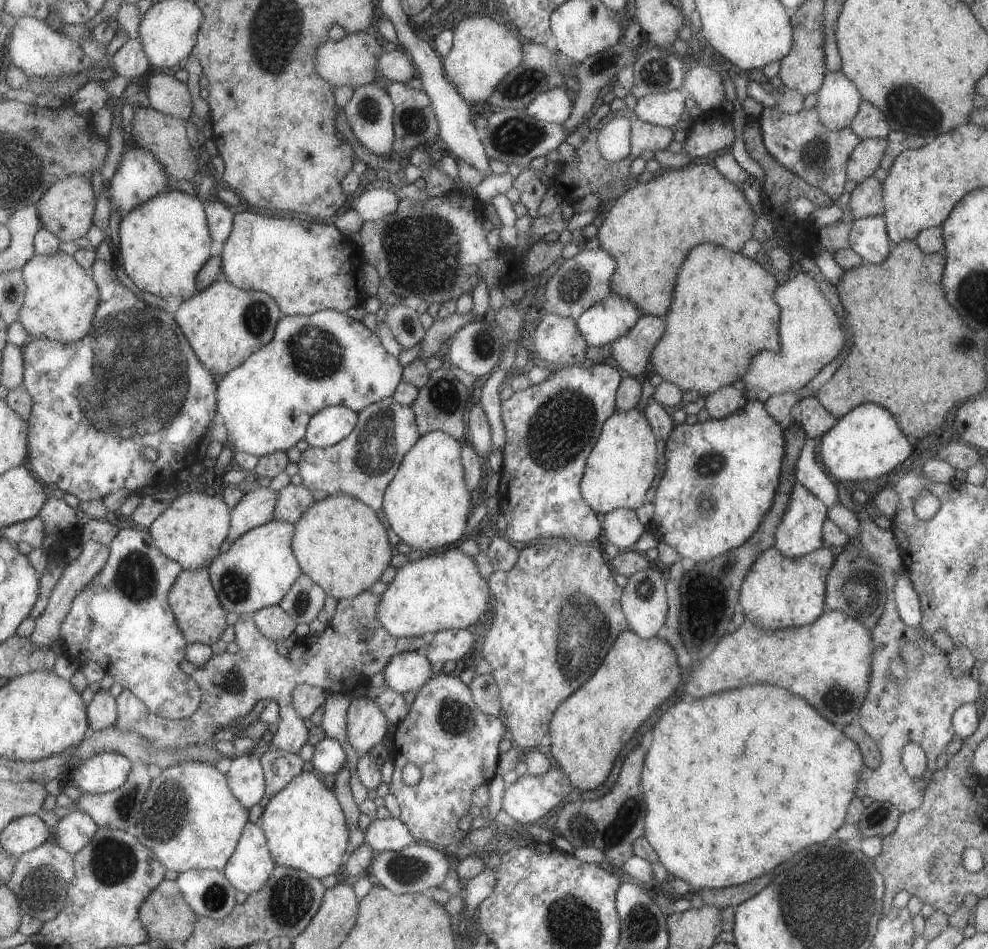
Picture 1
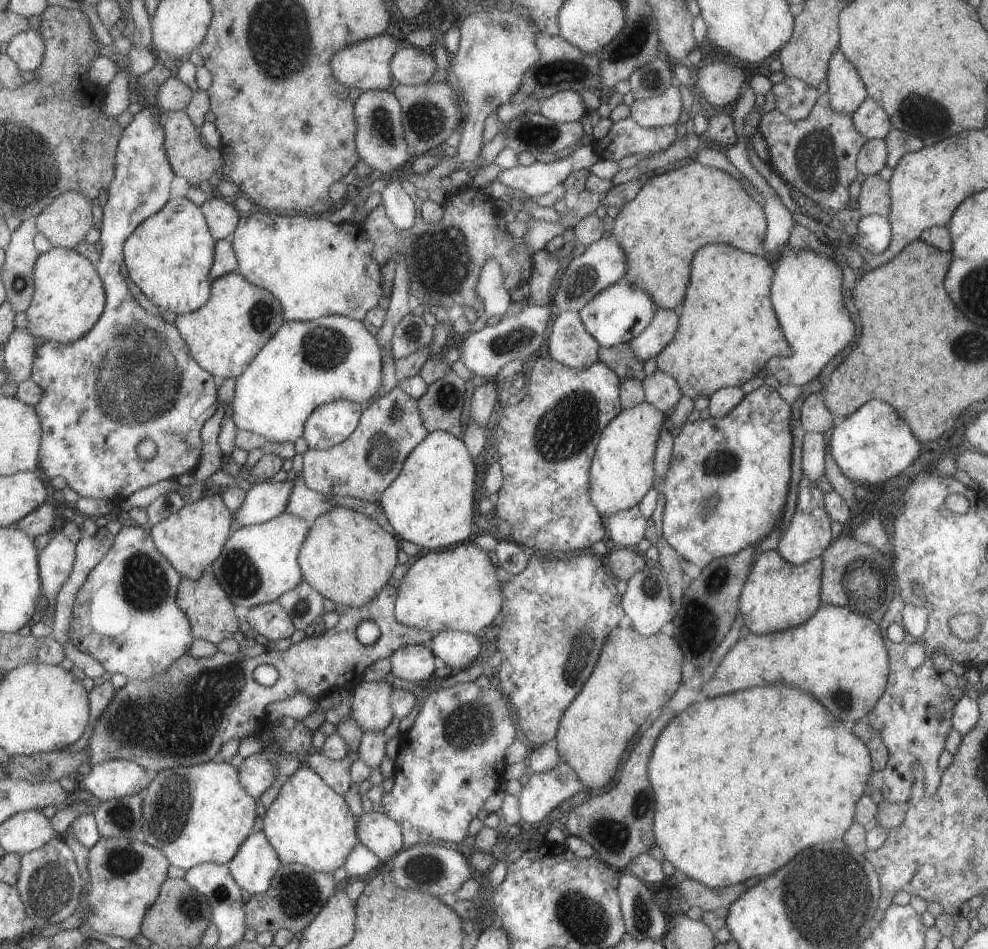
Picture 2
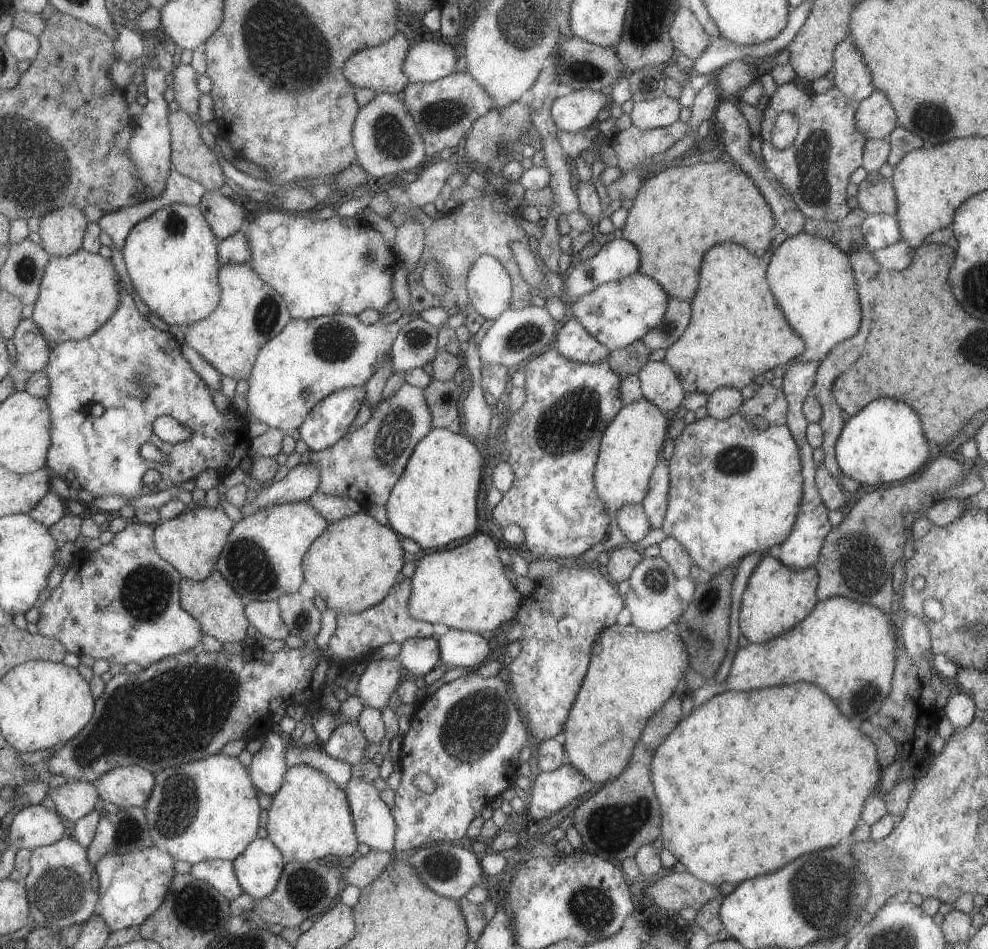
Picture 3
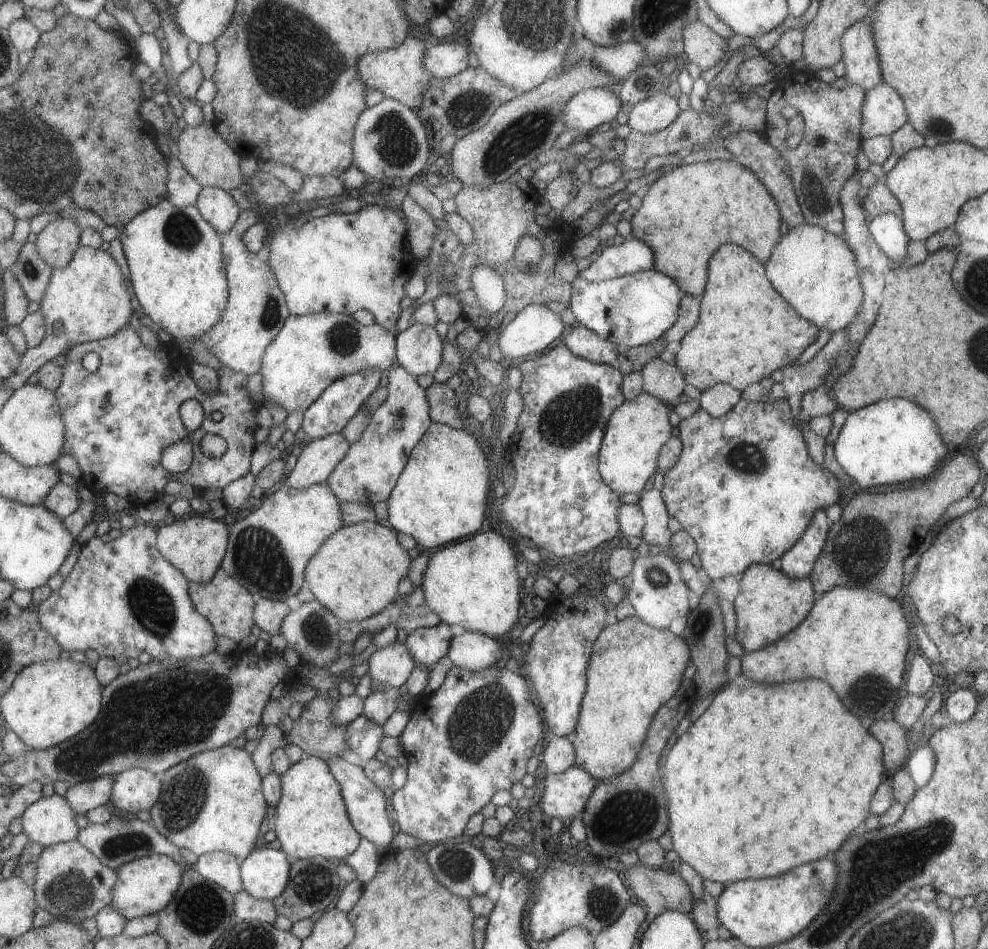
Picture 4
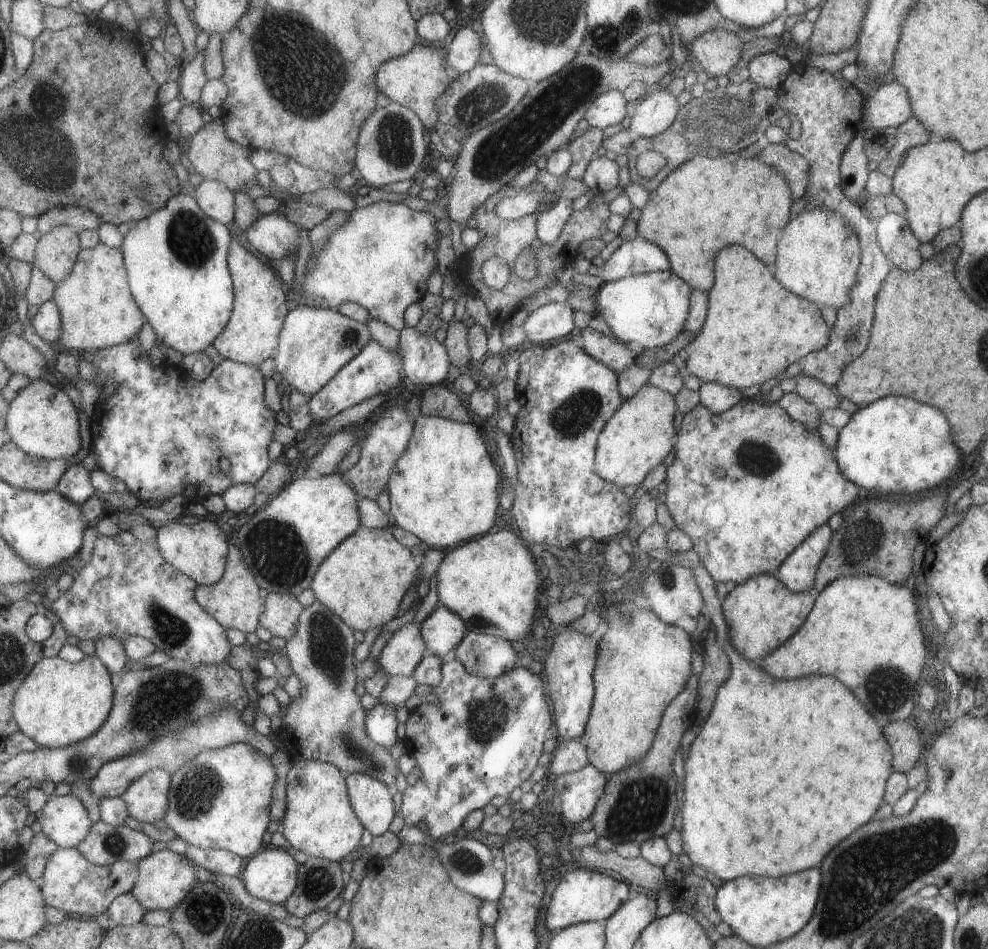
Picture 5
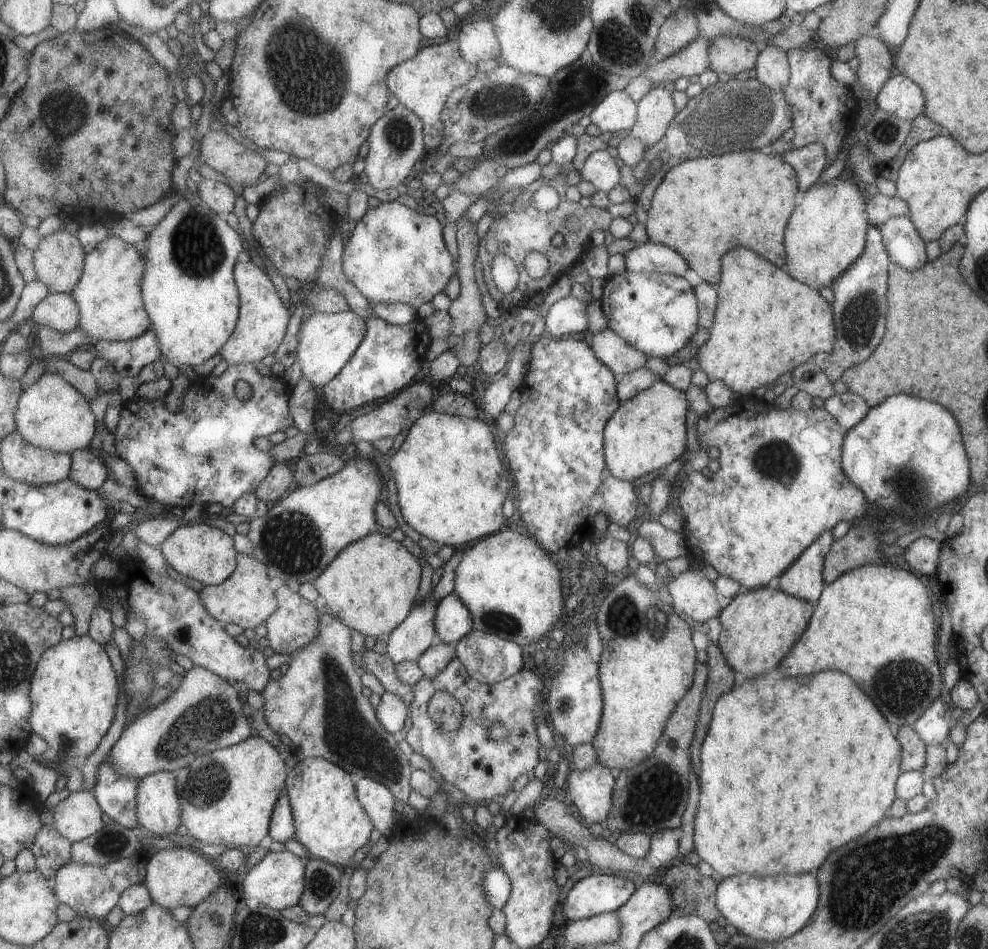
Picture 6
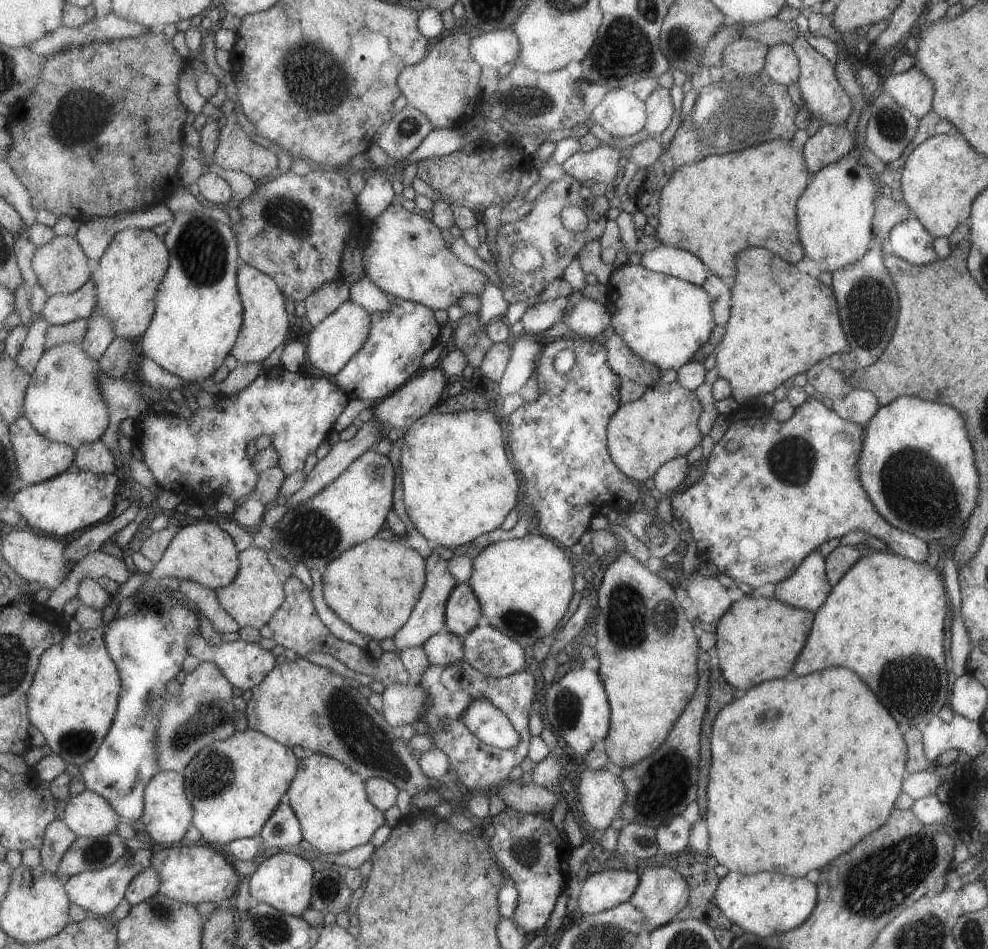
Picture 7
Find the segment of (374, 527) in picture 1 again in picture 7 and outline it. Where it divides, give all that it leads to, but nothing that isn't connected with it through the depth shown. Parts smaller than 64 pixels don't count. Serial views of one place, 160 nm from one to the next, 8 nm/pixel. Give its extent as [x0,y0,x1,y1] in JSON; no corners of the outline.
[321,538,425,639]

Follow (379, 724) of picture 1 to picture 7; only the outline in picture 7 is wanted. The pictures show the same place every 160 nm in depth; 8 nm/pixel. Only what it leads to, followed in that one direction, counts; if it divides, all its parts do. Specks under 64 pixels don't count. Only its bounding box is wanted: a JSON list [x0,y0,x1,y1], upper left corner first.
[392,552,456,653]

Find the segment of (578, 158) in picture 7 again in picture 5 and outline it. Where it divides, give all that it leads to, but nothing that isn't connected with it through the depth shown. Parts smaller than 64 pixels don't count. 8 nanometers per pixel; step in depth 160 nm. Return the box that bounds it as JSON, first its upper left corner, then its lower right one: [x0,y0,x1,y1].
[581,157,618,193]

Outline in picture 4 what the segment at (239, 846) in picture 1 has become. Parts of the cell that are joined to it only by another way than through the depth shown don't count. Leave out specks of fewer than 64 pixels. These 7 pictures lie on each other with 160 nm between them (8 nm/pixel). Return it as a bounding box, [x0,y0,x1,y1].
[240,848,290,900]

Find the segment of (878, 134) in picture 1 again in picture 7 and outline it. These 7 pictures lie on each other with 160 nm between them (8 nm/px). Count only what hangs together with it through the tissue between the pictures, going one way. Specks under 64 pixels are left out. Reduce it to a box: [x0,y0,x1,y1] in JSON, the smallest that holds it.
[879,65,933,120]

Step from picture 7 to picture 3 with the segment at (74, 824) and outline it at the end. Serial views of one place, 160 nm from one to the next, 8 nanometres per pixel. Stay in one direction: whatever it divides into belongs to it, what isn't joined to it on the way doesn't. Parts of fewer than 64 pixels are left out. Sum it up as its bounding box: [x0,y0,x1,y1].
[7,805,66,851]

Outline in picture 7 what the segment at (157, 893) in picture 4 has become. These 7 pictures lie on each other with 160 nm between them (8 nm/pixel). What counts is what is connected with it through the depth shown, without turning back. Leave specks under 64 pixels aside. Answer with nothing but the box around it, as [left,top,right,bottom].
[149,844,242,904]

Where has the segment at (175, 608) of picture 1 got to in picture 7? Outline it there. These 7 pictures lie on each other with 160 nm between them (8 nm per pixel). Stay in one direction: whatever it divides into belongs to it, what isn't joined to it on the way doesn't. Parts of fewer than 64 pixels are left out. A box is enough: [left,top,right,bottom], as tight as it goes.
[214,545,283,629]

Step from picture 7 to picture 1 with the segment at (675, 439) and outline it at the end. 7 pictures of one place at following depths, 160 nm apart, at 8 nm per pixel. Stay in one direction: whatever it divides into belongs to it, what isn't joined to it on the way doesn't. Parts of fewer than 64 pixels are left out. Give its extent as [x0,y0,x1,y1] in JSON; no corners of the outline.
[579,407,657,516]

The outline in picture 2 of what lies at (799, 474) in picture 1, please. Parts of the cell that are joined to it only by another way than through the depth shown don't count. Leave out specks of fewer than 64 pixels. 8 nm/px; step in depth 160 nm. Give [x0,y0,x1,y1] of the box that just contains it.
[802,432,827,484]

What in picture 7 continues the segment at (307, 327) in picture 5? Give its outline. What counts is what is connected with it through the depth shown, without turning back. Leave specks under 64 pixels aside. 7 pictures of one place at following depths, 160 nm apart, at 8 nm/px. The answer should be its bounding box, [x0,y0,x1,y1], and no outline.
[304,300,370,379]

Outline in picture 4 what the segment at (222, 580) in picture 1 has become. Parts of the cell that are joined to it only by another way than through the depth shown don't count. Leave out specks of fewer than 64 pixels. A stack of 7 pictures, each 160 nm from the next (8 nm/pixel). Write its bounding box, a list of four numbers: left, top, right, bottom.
[220,483,345,601]

